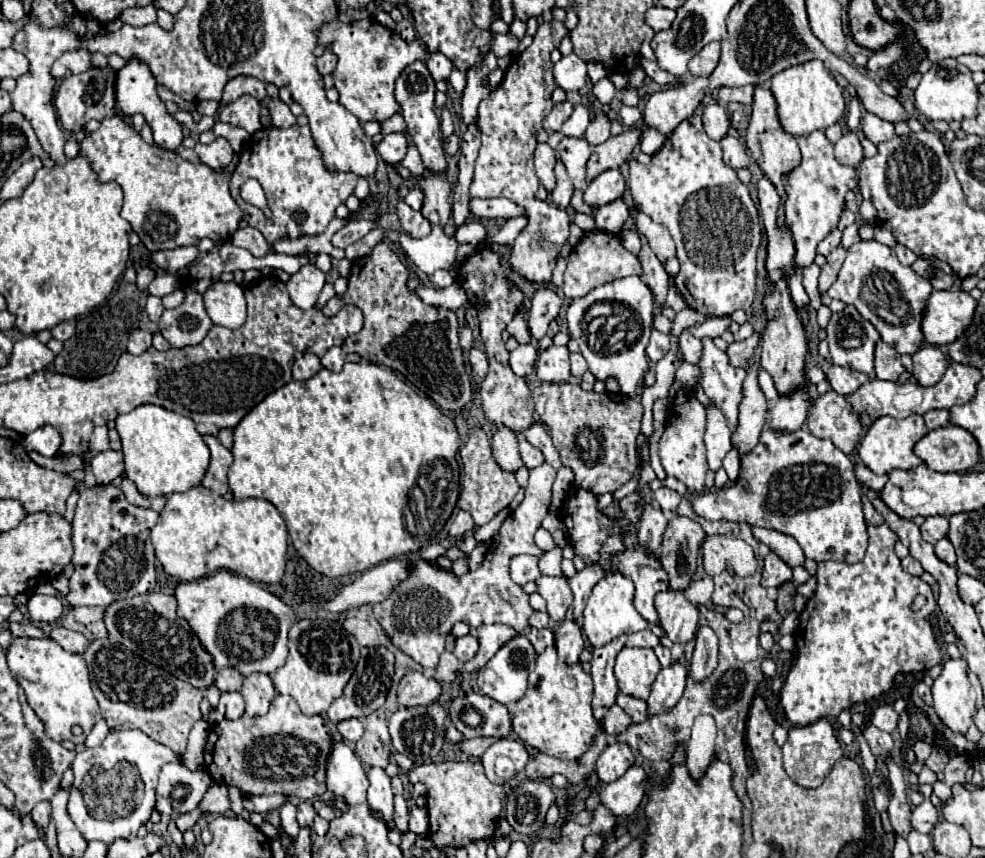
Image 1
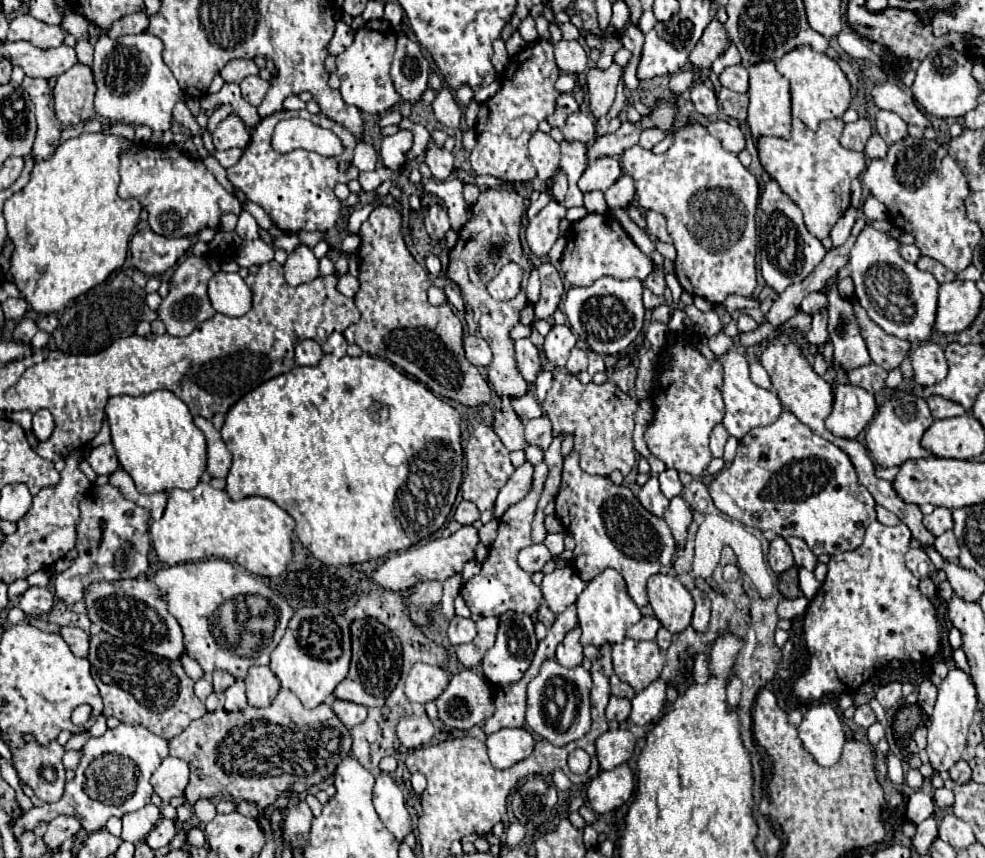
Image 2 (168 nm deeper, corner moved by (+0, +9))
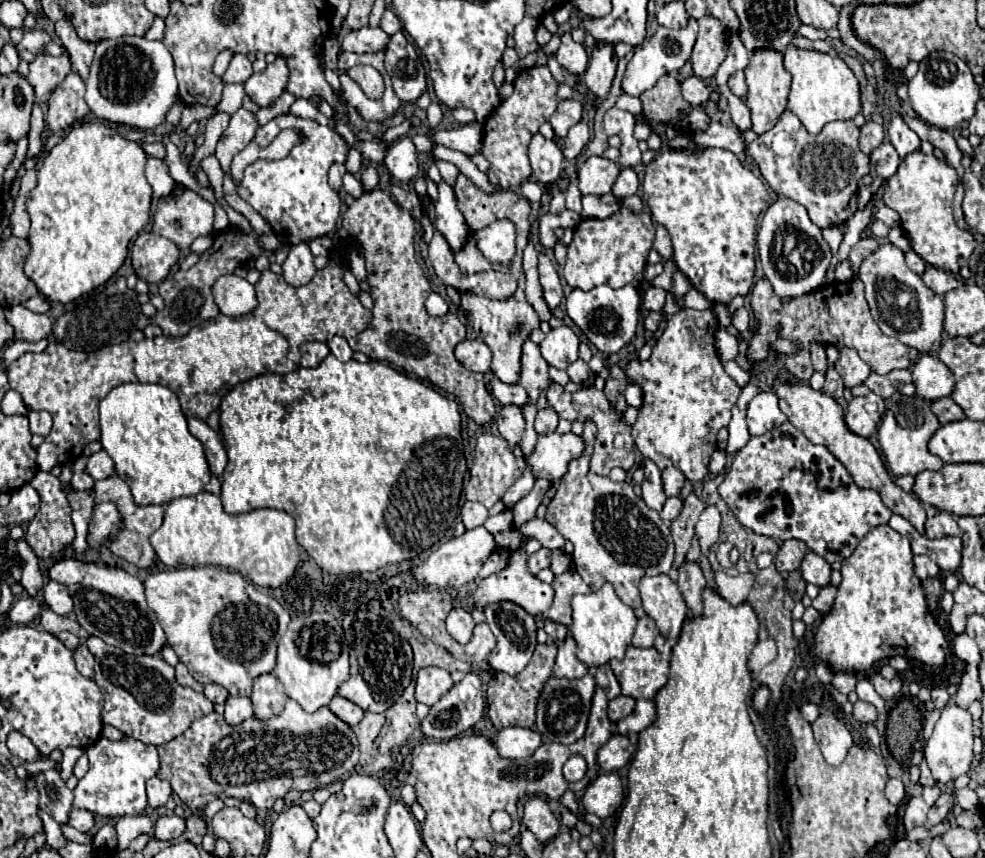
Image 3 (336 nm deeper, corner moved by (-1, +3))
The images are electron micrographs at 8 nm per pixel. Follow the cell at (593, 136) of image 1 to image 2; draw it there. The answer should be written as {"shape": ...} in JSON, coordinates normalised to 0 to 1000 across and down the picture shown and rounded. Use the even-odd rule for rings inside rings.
{"shape":[[[622,73],[618,80],[598,80],[596,85],[596,101],[598,101],[598,125],[606,139],[614,136],[616,129],[622,122],[624,115],[624,104],[630,92],[632,78]]]}

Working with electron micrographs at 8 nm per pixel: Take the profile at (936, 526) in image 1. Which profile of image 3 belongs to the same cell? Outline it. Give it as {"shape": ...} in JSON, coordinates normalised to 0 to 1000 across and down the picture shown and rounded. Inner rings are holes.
{"shape":[[[952,596],[946,605],[940,605],[938,624],[942,628],[954,628],[954,626],[962,626],[962,624],[975,624],[975,614],[973,614],[971,605],[964,598]]]}

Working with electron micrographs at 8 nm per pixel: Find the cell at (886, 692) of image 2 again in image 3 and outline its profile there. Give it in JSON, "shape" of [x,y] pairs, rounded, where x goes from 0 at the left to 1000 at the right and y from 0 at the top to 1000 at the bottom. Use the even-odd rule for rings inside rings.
{"shape":[[[887,784],[883,787],[883,796],[887,798],[889,808],[895,812],[895,815],[910,815],[914,810],[914,803],[916,803],[916,796],[912,791],[897,791],[893,784]]]}

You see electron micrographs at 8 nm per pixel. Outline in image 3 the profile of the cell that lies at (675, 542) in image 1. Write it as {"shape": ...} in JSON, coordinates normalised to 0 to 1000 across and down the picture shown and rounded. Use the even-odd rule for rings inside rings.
{"shape":[[[678,579],[676,586],[674,586],[674,591],[672,591],[672,596],[670,596],[670,603],[674,607],[682,607],[682,605],[686,605],[690,600],[690,596],[692,596],[690,579]]]}

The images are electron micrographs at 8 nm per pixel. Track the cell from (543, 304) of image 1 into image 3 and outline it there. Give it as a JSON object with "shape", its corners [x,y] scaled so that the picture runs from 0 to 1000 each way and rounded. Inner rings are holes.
{"shape":[[[548,295],[546,316],[548,316],[548,332],[552,337],[552,348],[554,348],[558,360],[564,360],[573,346],[573,339],[571,339],[569,323],[566,323],[560,304],[552,295]]]}

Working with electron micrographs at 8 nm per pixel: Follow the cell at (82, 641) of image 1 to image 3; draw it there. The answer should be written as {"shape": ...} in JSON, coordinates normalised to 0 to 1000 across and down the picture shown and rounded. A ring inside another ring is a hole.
{"shape":[[[85,749],[75,759],[75,768],[77,768],[79,782],[81,782],[85,789],[95,791],[95,766],[93,766],[93,761],[89,759],[89,754],[87,754]]]}

